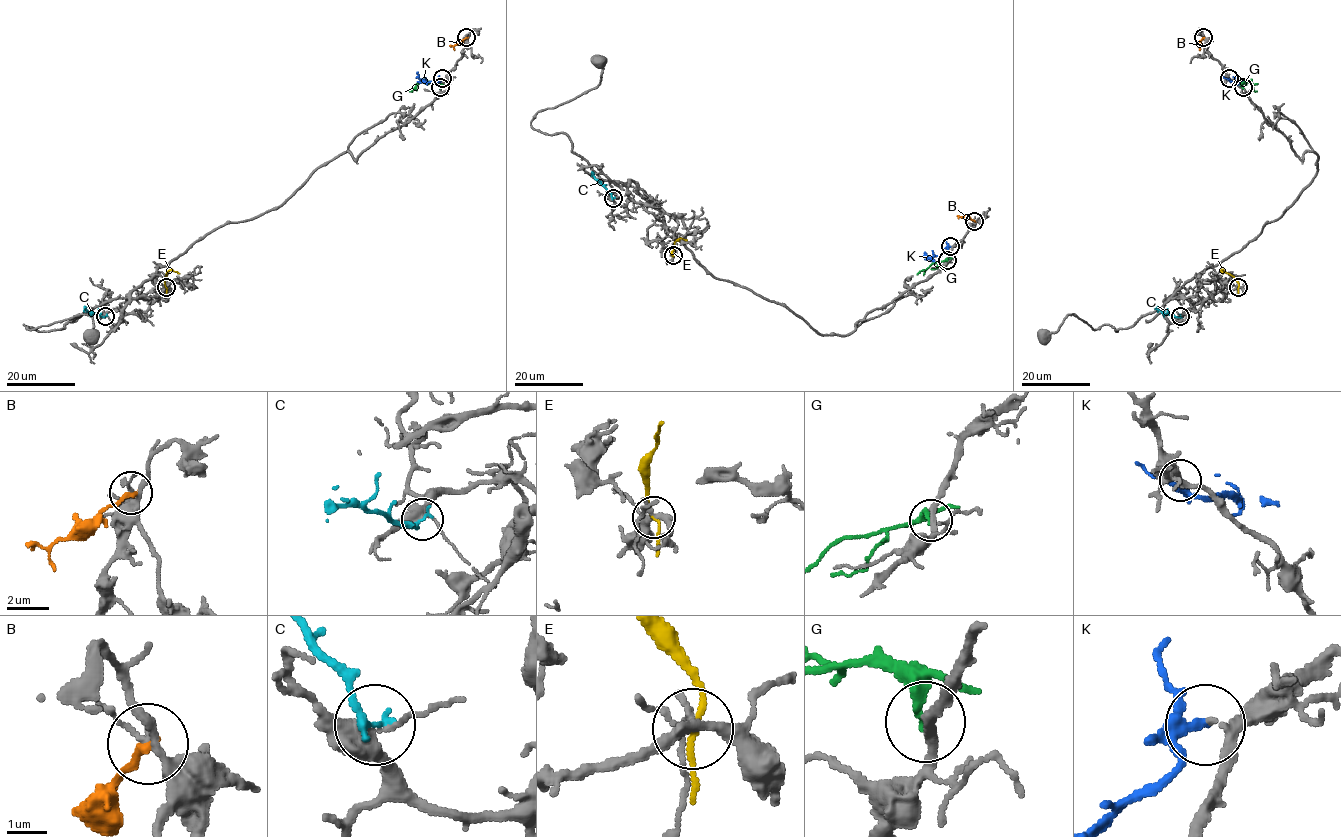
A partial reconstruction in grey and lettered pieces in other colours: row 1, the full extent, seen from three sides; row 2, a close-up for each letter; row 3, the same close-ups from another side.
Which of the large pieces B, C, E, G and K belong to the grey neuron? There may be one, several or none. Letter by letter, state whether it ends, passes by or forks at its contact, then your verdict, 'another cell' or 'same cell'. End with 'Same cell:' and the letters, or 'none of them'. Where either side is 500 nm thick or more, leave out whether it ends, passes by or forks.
B: it ends; another cell
C: it ends; another cell
E: it passes by; another cell
G: it ends; another cell
K: it passes by; another cell
Same cell: none of them

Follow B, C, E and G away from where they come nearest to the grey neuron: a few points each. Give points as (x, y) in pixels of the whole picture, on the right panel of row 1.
B: (1203, 37), (1199, 50)
C: (1180, 316), (1164, 314), (1156, 306)
E: (1238, 287), (1239, 283), (1230, 274), (1220, 271), (1223, 273)
G: (1242, 87), (1243, 83), (1250, 81), (1257, 91)

